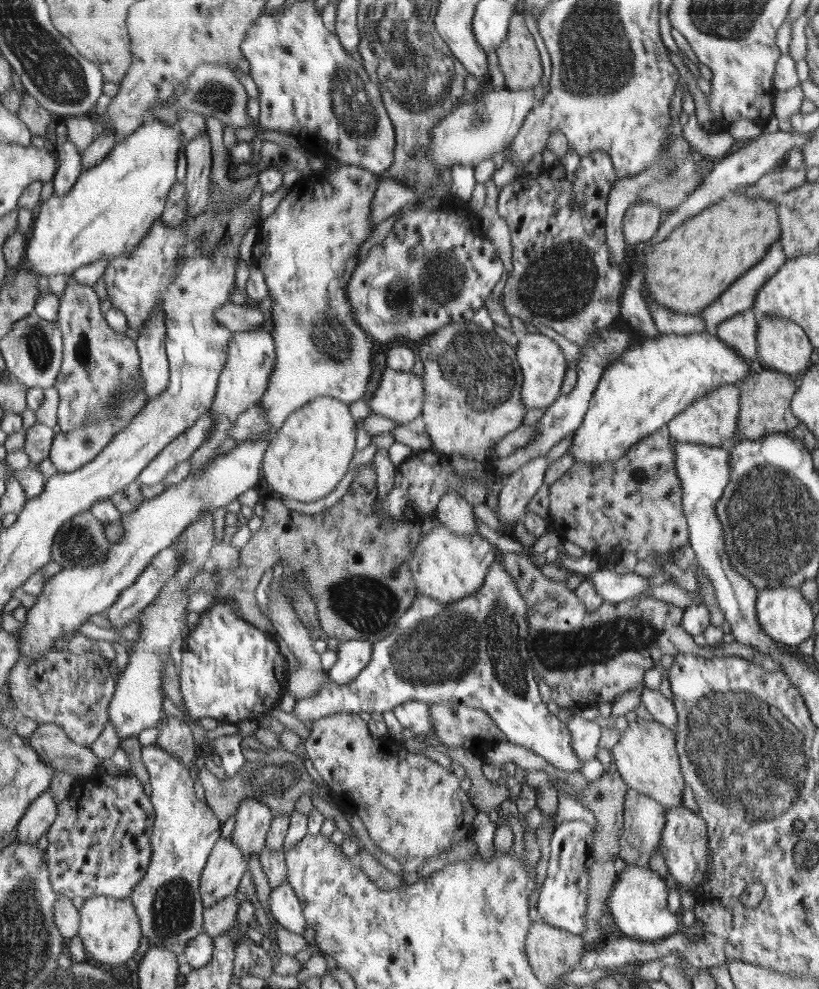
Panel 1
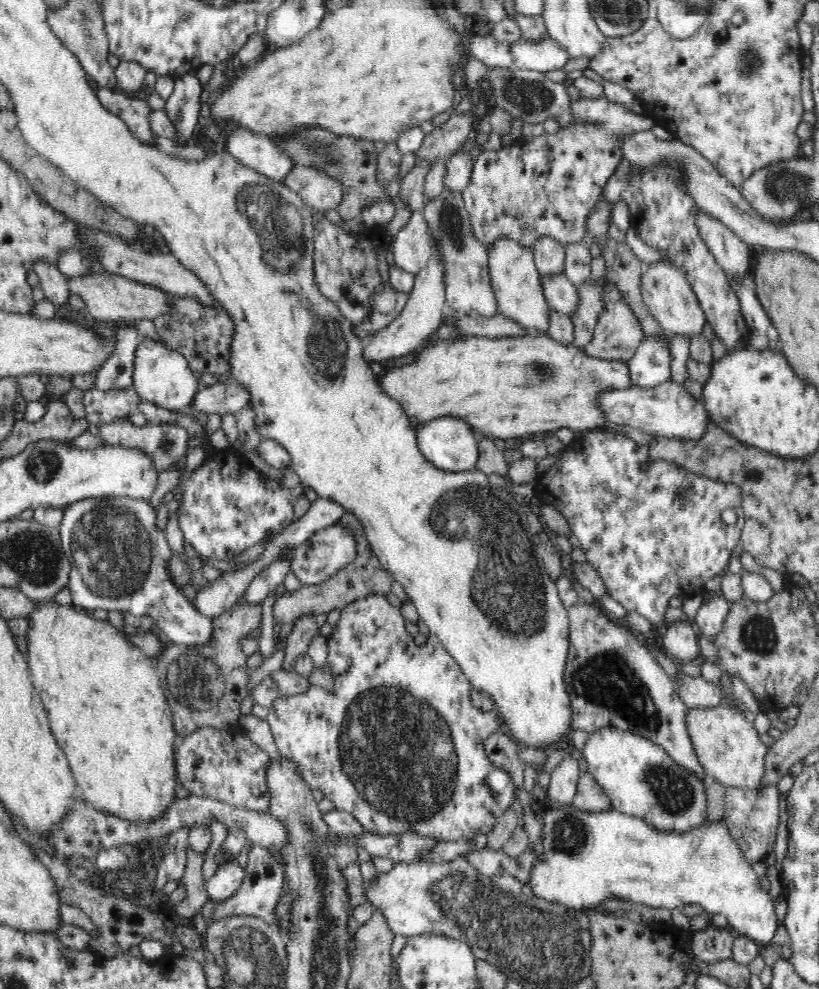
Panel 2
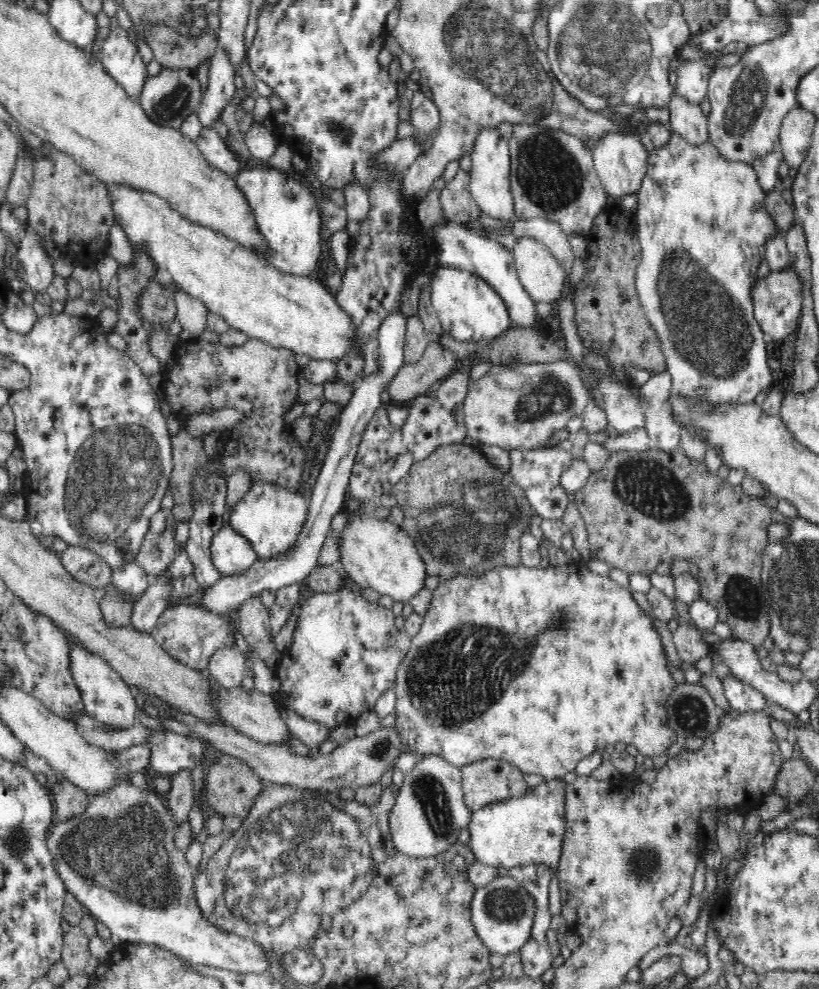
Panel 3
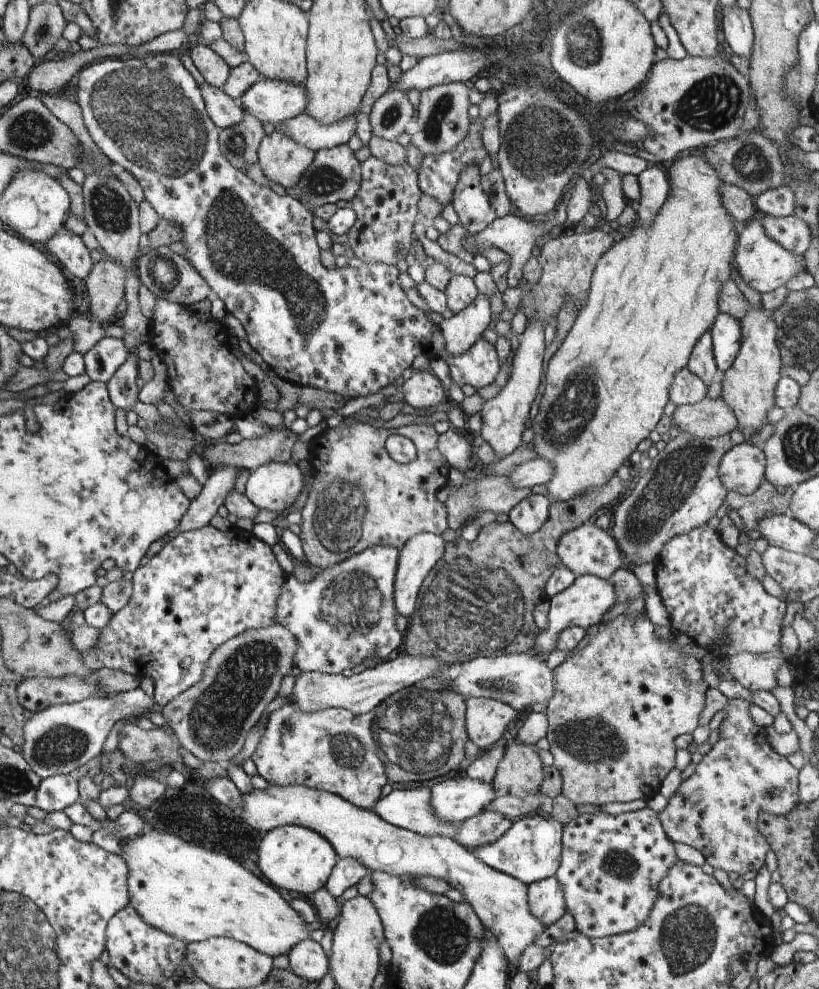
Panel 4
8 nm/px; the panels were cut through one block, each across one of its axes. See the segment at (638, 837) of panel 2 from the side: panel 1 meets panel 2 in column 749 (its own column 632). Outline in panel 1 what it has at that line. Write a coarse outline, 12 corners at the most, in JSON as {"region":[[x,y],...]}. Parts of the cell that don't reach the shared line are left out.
{"region":[[628,863],[610,896],[619,935],[642,942],[680,932],[668,888]]}

